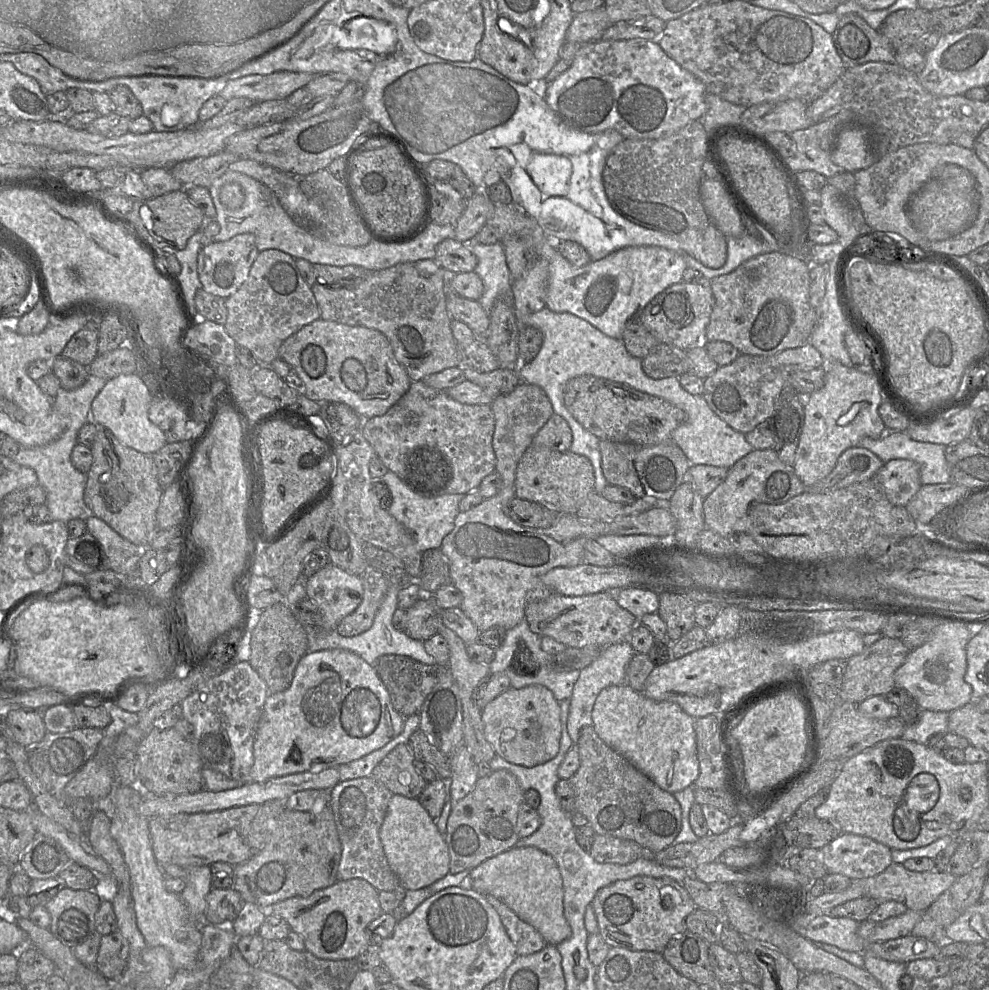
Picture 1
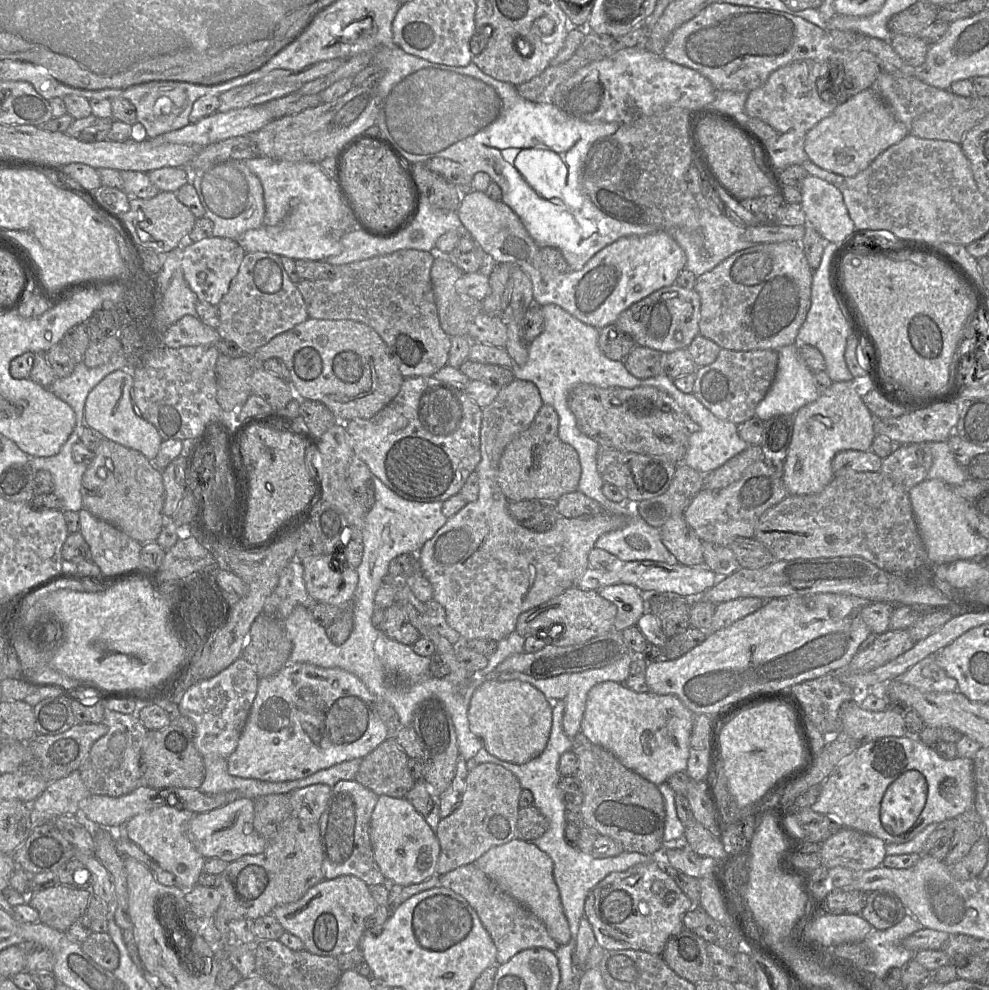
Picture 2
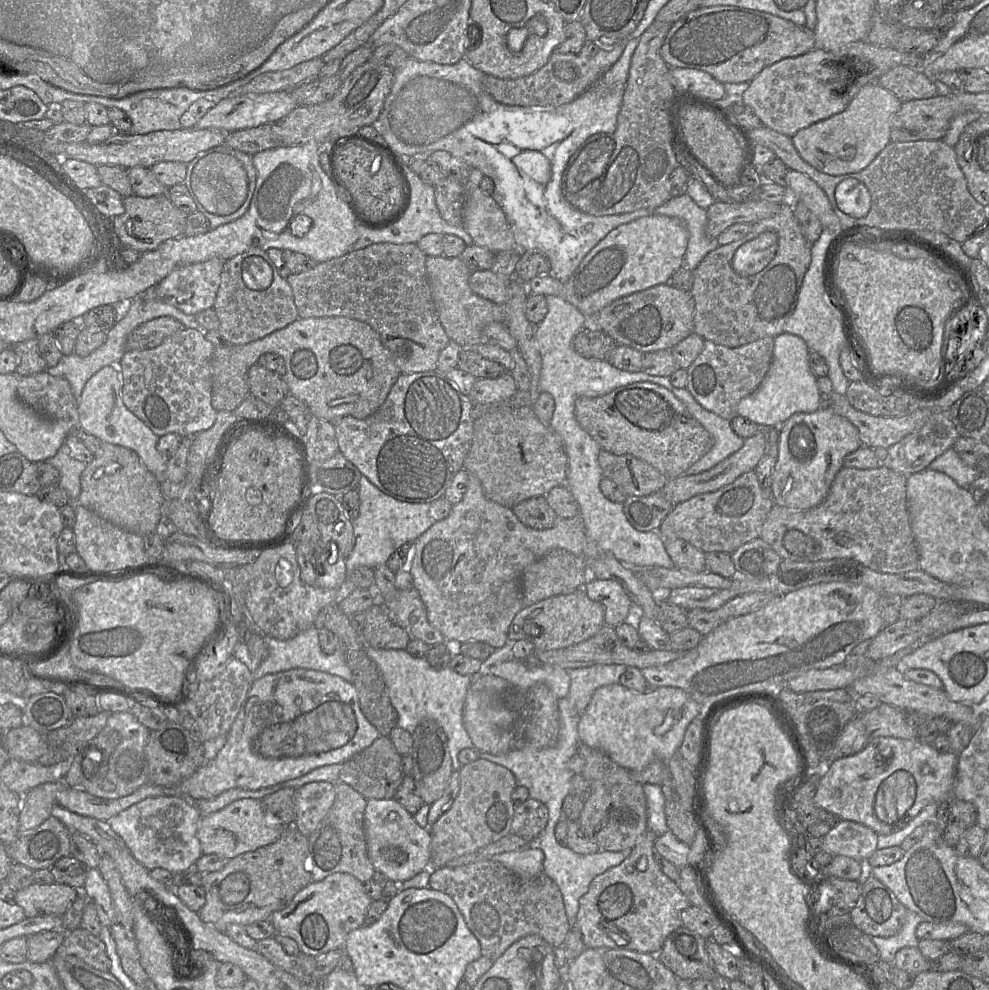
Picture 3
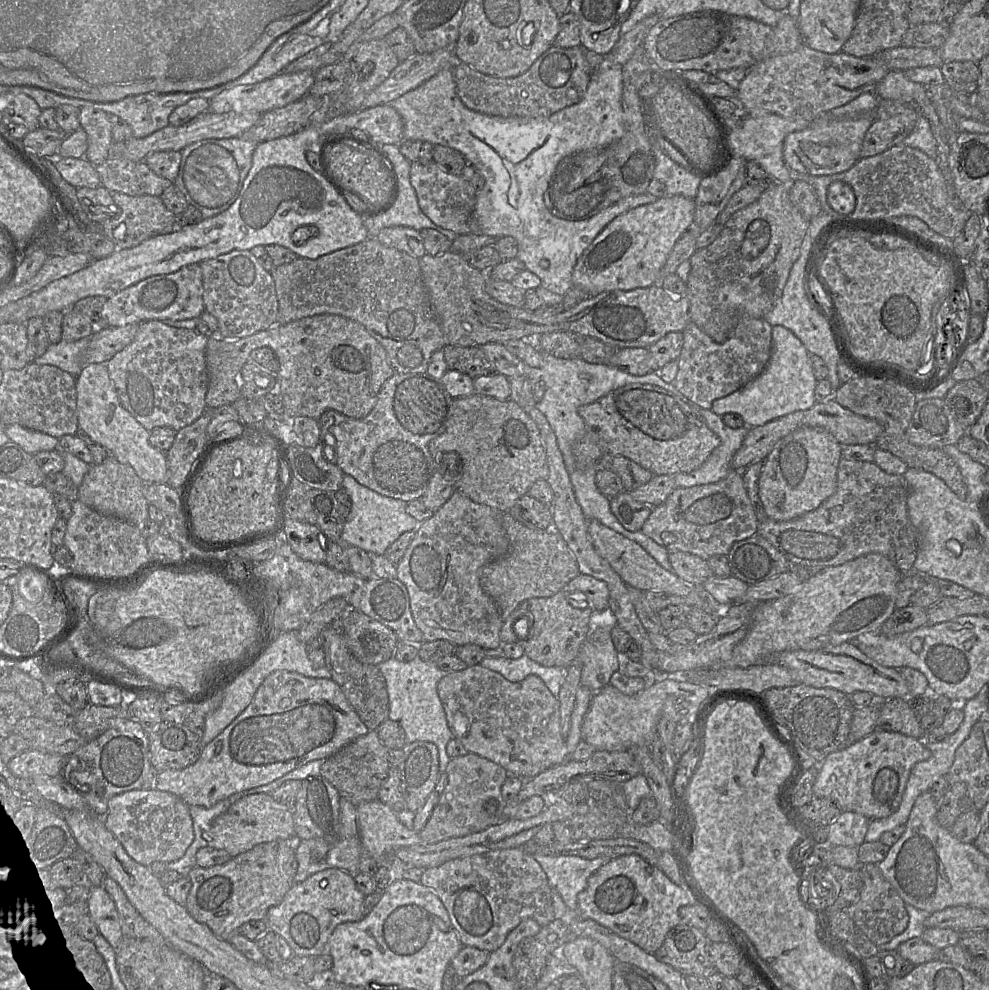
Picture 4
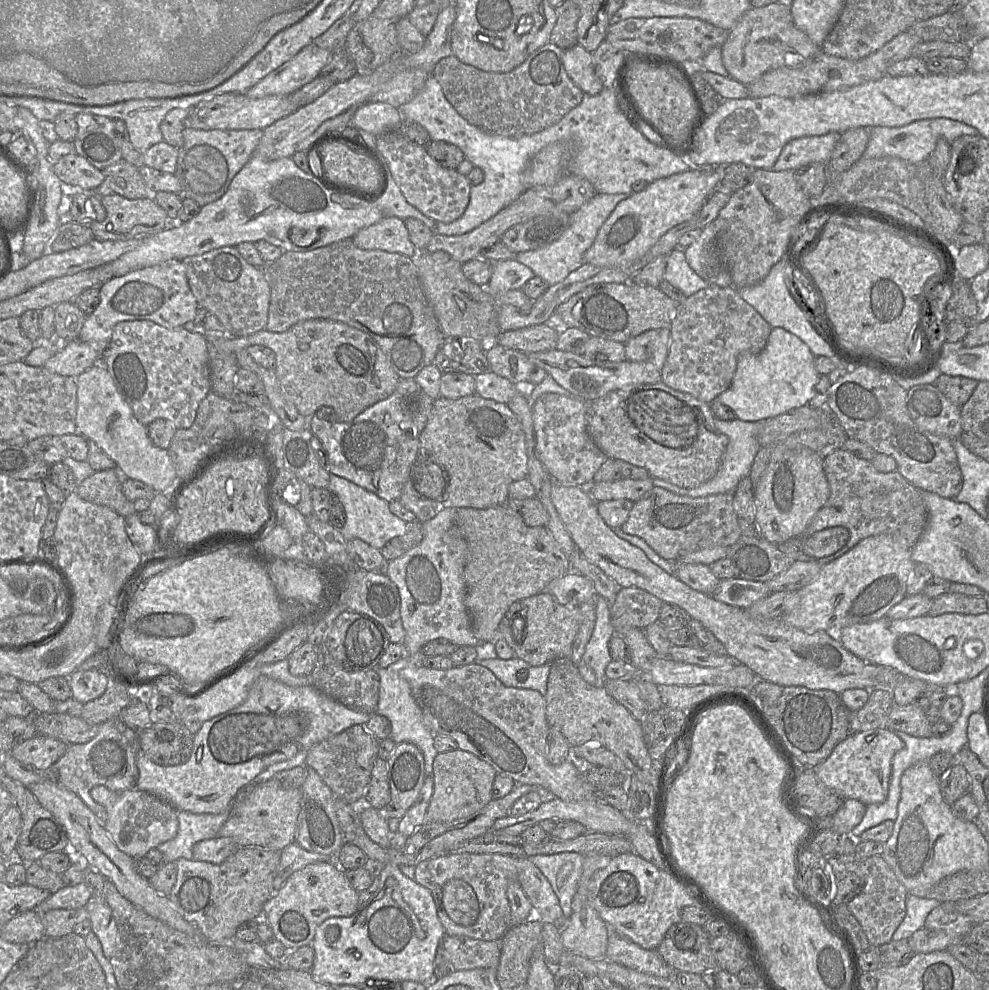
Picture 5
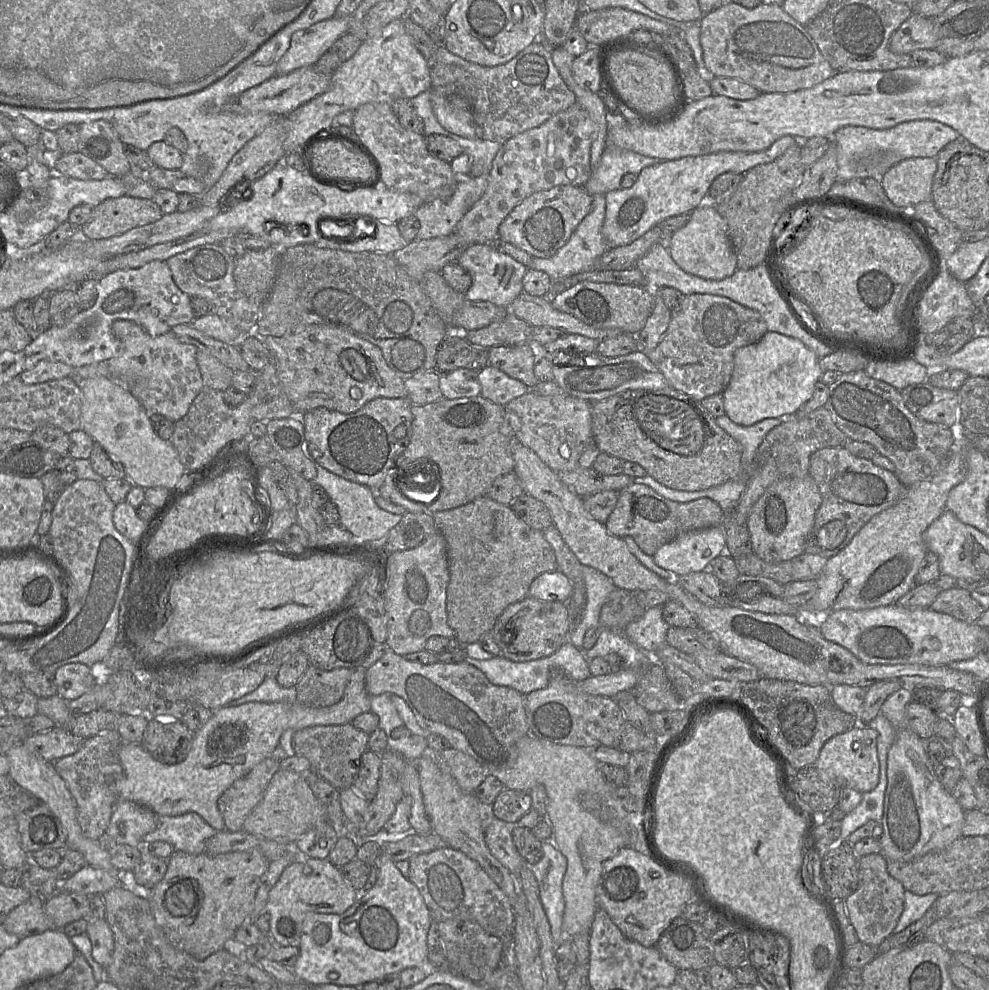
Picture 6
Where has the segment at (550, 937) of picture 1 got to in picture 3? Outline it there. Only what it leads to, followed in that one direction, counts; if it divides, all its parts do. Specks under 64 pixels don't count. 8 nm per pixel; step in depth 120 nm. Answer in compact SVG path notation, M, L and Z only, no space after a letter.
M531 846L496 854L490 859L501 863L522 879L532 879L544 872L544 853L541 849Z

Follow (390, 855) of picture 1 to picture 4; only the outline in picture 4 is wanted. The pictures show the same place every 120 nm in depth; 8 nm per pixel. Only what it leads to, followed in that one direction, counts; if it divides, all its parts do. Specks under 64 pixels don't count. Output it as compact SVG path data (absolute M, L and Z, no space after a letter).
M379 799L357 806L358 826L364 852L373 858L385 858L401 847L421 843L420 834L402 824L397 813Z

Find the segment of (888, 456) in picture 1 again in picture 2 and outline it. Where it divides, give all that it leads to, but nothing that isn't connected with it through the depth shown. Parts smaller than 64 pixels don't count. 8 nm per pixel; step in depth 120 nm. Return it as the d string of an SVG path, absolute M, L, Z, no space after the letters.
M946 441L927 442L932 454L932 465L926 479L939 479L948 485L959 485L965 475L957 464Z

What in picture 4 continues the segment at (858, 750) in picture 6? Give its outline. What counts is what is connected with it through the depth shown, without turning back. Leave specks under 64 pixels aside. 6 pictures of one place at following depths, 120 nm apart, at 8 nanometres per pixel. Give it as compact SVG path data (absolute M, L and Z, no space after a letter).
M875 729L866 737L830 753L819 764L812 792L831 800L841 812L856 812L869 820L885 818L898 809L914 765L930 756L931 751L923 739Z

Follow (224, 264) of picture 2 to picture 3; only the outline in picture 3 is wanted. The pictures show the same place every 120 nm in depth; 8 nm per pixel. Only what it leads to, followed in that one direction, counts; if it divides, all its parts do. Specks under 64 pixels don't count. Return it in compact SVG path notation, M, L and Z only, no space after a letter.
M212 258L175 269L156 285L156 297L187 315L213 308L225 261Z

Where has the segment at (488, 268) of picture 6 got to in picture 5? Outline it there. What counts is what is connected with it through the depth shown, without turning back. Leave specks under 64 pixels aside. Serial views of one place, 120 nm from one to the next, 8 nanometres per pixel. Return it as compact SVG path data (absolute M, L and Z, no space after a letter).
M517 260L491 262L491 266L492 275L485 288L495 297L509 290L523 289L526 282L535 276L528 266Z

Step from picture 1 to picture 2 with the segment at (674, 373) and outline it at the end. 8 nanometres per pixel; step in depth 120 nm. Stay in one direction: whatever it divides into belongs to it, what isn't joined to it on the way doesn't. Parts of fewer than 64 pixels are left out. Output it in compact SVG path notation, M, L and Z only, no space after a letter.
M636 346L623 362L634 377L647 379L663 374L662 356L663 353L660 351Z

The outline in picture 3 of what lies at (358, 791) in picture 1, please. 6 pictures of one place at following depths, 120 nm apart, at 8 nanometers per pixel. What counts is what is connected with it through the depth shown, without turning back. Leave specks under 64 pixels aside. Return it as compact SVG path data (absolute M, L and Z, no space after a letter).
M337 782L335 785L336 798L331 810L319 824L314 833L308 837L309 854L306 861L306 870L310 872L312 881L321 881L331 874L344 872L355 876L362 883L365 883L373 879L375 872L375 868L368 856L364 829L364 812L367 805L367 799L348 784Z

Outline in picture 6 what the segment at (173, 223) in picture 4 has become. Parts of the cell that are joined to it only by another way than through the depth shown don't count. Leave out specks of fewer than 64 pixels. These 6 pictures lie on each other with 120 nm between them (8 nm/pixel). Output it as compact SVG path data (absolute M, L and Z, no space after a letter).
M123 195L97 204L80 231L87 239L108 239L133 228L154 223L162 216L162 210L153 199Z

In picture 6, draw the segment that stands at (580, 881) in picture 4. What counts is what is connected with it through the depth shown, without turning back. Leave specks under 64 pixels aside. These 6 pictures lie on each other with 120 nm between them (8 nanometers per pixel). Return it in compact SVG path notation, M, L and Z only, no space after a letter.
M542 841L542 857L537 863L530 865L530 869L538 883L539 896L551 926L551 935L558 944L563 939L565 900L562 882L567 870L567 859L552 841Z

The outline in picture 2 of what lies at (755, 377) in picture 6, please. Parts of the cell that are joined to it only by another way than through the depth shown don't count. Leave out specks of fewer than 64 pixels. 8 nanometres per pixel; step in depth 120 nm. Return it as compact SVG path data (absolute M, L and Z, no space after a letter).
M799 344L783 346L777 351L778 368L775 379L766 396L755 409L755 416L763 421L777 415L794 415L799 409L815 401L820 396L814 383L814 372L800 358Z

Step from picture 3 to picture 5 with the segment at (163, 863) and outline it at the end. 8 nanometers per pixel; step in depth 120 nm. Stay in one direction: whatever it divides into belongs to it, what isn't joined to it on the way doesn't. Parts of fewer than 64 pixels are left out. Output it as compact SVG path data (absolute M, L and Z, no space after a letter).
M105 786L91 790L95 802L104 806L108 818L104 824L118 849L131 858L145 857L147 852L160 844L173 839L178 831L178 810L169 802L136 788L114 792Z

